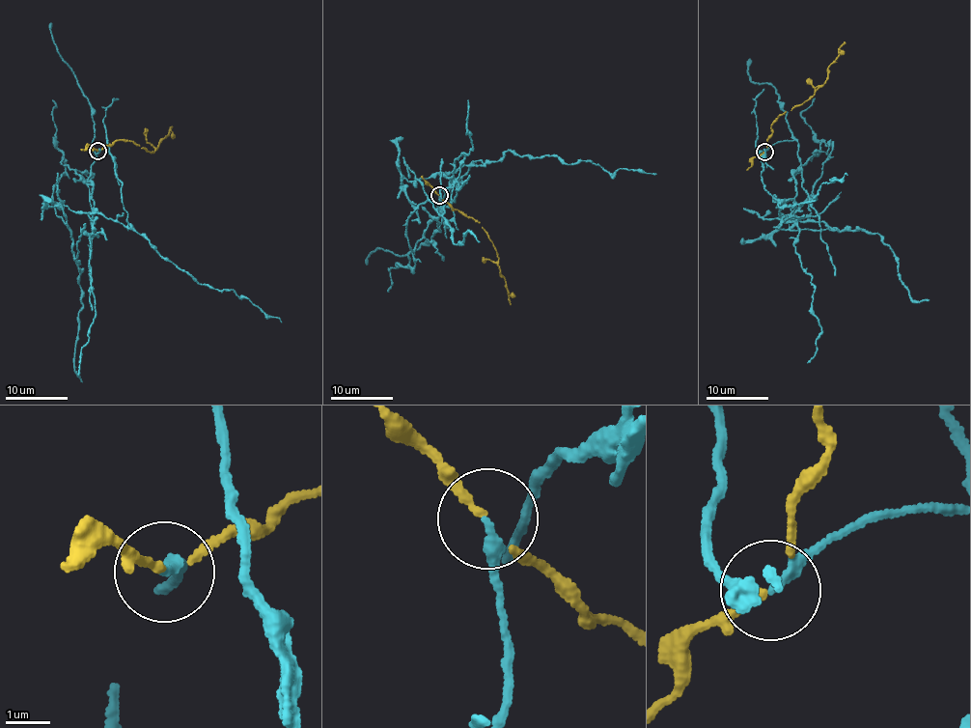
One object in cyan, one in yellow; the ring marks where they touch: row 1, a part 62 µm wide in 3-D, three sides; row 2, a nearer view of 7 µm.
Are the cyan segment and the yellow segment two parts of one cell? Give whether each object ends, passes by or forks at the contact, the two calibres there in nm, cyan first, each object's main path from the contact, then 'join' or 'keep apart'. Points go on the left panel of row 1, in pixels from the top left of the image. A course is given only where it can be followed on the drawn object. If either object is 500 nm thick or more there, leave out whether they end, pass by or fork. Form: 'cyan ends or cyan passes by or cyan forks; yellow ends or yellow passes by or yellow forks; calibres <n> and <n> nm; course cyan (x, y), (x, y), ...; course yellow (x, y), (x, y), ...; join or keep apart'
cyan ends; yellow passes by; calibres 240 and 120 nm; course cyan (97, 151), (88, 183), (94, 225), (75, 257), (68, 207), (133, 228), (199, 284), (234, 290), (281, 322); course yellow (97, 150), (118, 140), (134, 142), (149, 153), (157, 147), (162, 138), (170, 135), (172, 126); keep apart

